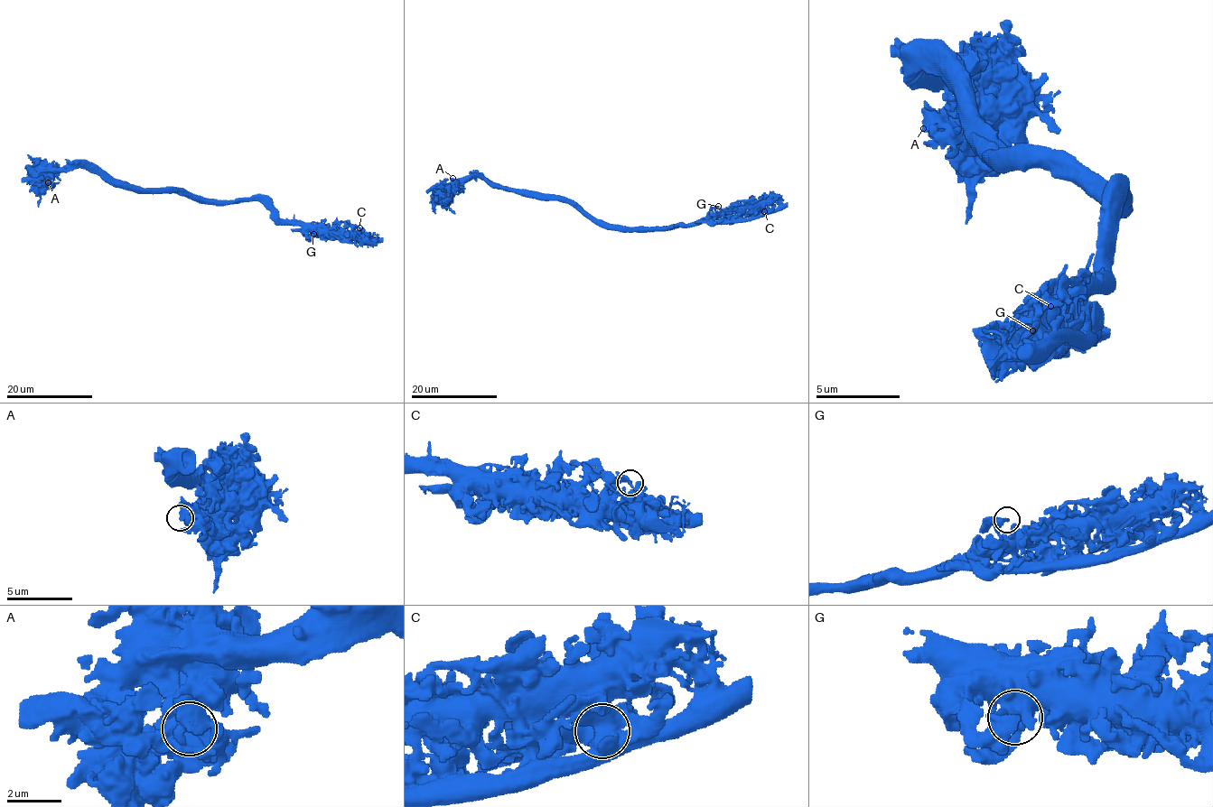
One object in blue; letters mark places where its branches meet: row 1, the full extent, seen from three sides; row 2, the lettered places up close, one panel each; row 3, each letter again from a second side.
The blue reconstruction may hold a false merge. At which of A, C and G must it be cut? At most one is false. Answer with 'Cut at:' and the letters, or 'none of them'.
Cut at: C

